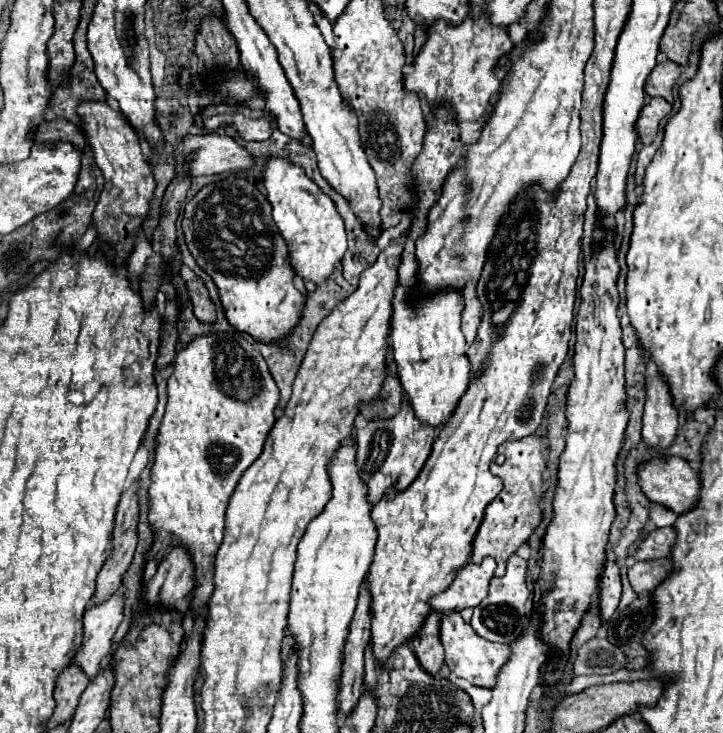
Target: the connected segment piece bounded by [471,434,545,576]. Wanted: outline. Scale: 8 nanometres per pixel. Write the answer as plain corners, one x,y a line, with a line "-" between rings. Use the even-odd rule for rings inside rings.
535,434
523,440
509,440
507,444
501,444
497,452
505,456
505,462
503,464
492,462
490,471
501,478
503,489
497,500
493,500
487,506
487,516
483,518
483,524
475,536
471,562
479,564
485,556
493,556
497,560
495,576
503,576
507,558
515,554
517,548
529,540
529,536
535,532
535,528
543,518
539,502
543,494
545,458
541,454
541,438

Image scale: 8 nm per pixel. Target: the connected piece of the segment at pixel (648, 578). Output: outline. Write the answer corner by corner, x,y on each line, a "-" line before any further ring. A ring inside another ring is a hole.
659,558
659,560
649,560
649,562
635,562
629,568
629,582
633,590
639,592
651,592
657,584
661,584
667,574
671,574
673,564
669,558

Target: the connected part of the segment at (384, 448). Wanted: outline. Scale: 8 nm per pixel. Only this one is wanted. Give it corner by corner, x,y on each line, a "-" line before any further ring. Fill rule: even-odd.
403,400
401,410
395,416
383,420
369,420
363,428
357,430
355,438
361,478
369,486
371,504
377,504
391,486
395,486
395,490
401,492
417,478
431,454
431,446
437,438
437,432
433,426
419,422
415,418
415,412
411,410
411,404

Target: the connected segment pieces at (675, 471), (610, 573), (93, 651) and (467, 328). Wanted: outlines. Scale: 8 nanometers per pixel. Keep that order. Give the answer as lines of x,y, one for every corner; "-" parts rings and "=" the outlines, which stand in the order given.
657,456
651,458
637,468
637,478
643,494
665,508
671,508
677,514
683,514
695,506
695,500
699,496
699,472
691,468
691,464
677,456
=
607,562
601,576
601,588
599,588
599,612
603,620
609,620
613,616
613,612
617,610
619,598
621,598
619,566
615,562
=
115,592
105,604
93,606
85,612
83,618
83,644
75,652
73,664
81,668
81,672
95,680
103,662
109,658
113,644
111,638
117,626
123,620
123,594
=
477,298
465,300
461,314
461,326
463,326
463,334
465,334
467,344
471,344
475,340
479,320
481,320
481,304
479,304
479,300

